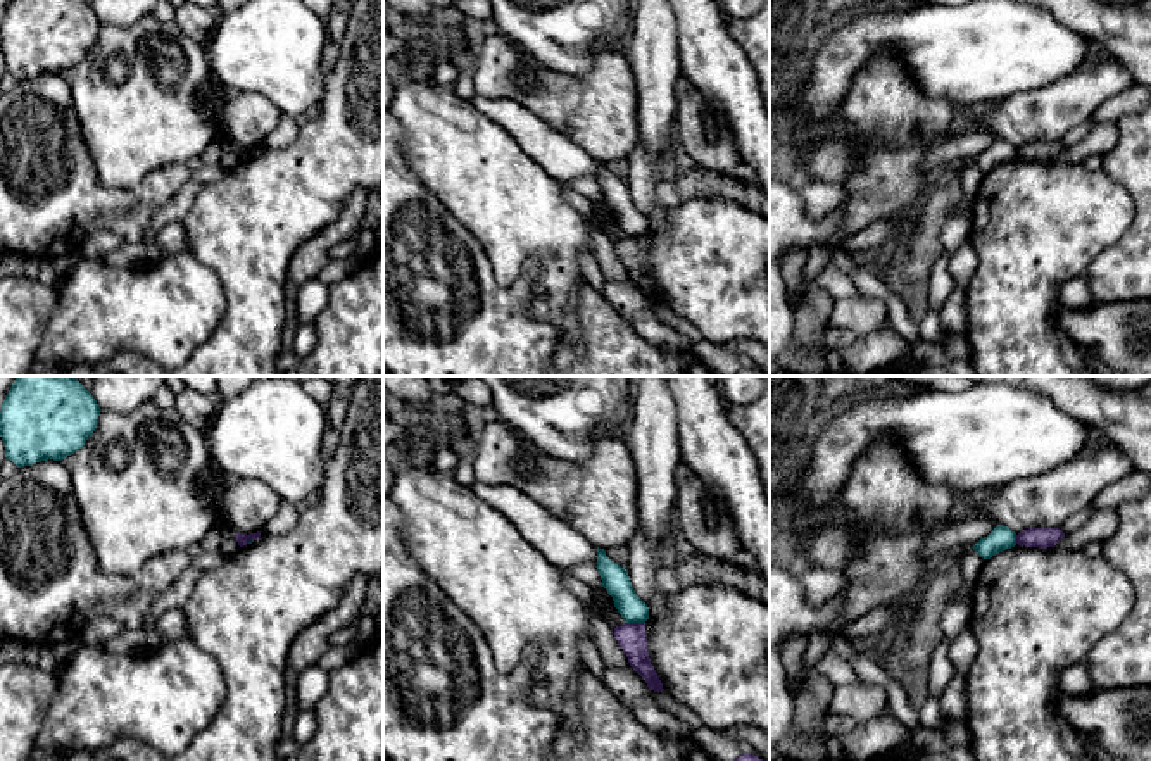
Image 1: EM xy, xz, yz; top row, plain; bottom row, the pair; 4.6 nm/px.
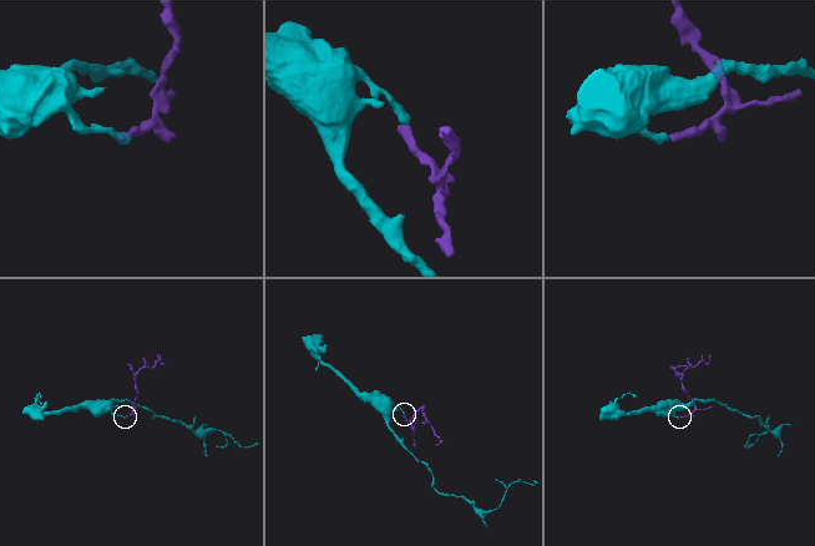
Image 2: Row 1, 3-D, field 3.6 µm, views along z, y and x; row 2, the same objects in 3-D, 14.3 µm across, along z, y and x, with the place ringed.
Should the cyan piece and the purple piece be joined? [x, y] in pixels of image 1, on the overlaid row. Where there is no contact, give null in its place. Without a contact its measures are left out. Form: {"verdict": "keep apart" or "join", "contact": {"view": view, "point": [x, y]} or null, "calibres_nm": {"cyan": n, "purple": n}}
{"verdict": "keep apart", "contact": {"view": "xz", "point": [635, 622]}, "calibres_nm": {"cyan": 130, "purple": 130}}

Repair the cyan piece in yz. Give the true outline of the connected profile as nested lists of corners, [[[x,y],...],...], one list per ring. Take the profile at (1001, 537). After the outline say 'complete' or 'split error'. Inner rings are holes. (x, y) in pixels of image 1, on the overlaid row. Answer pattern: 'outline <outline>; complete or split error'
outline [[[997,525],[987,537],[980,538],[972,549],[984,559],[1016,545],[1016,533],[1004,525]]]; complete

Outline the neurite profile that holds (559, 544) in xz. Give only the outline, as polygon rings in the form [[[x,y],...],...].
[[[476,481],[471,490],[506,514],[519,533],[554,566],[597,566],[597,547],[564,521],[550,516],[535,499],[506,485]]]

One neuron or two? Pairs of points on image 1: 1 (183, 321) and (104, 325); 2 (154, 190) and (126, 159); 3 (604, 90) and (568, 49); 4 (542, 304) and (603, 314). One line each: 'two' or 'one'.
1: one
2: two
3: two
4: two

